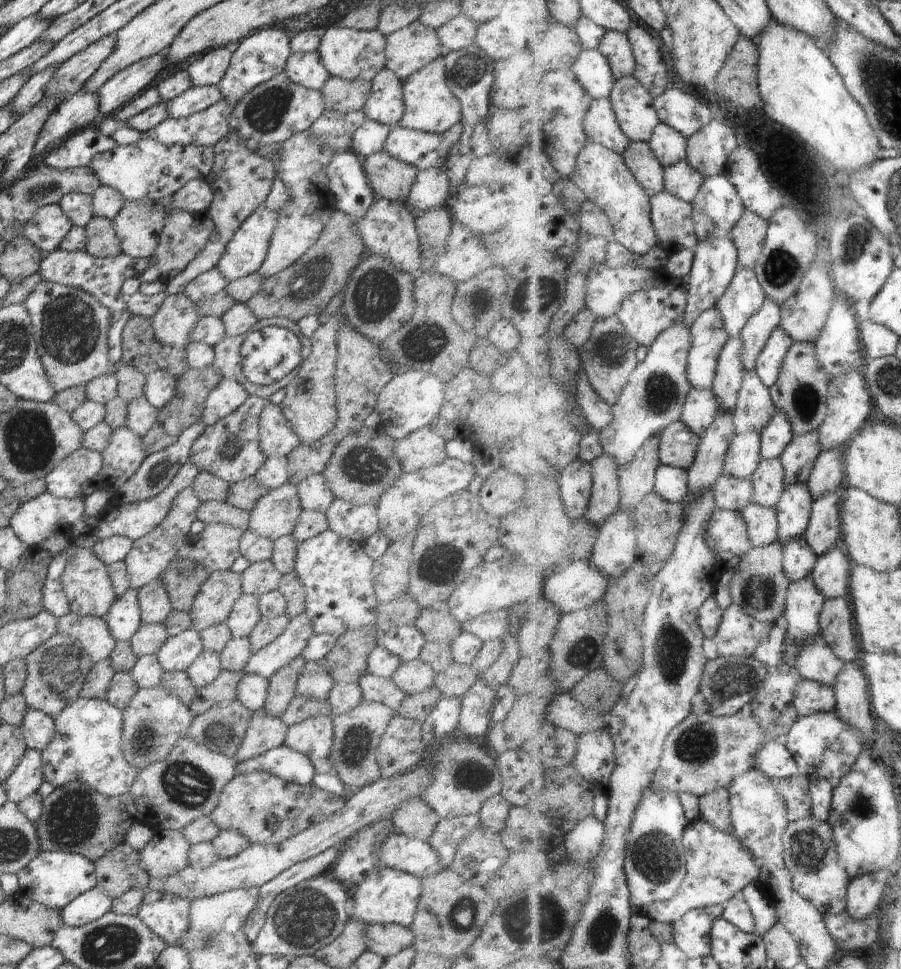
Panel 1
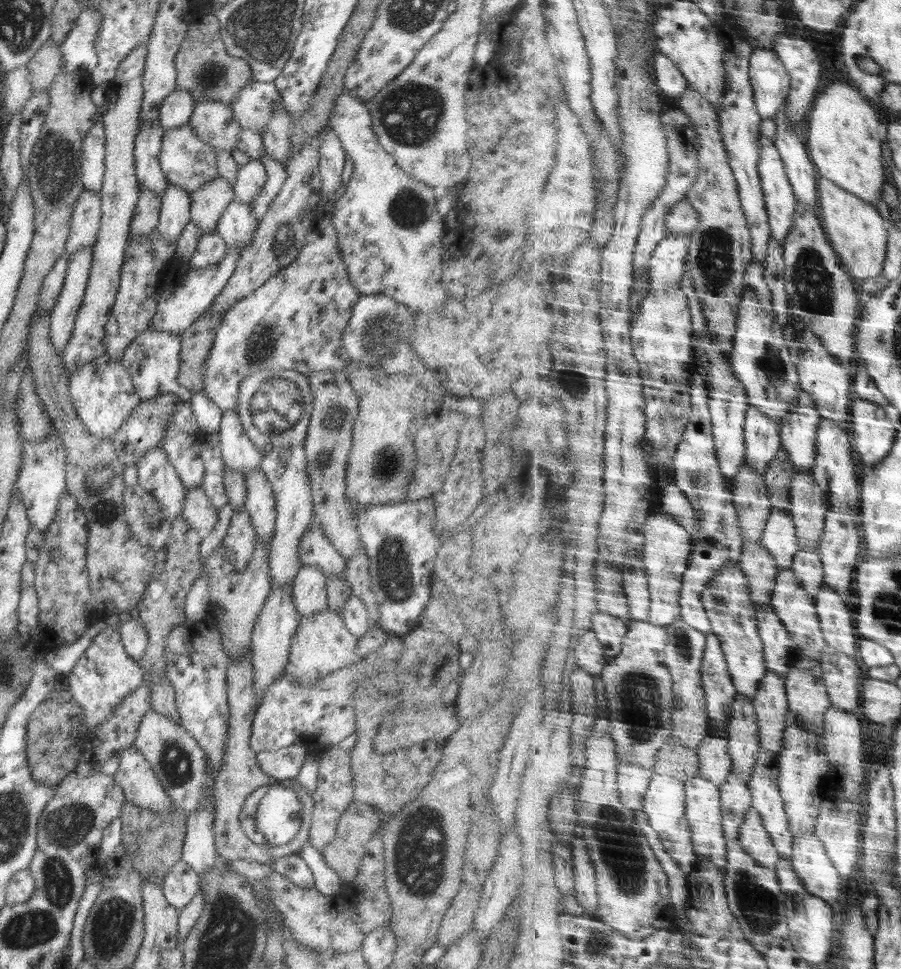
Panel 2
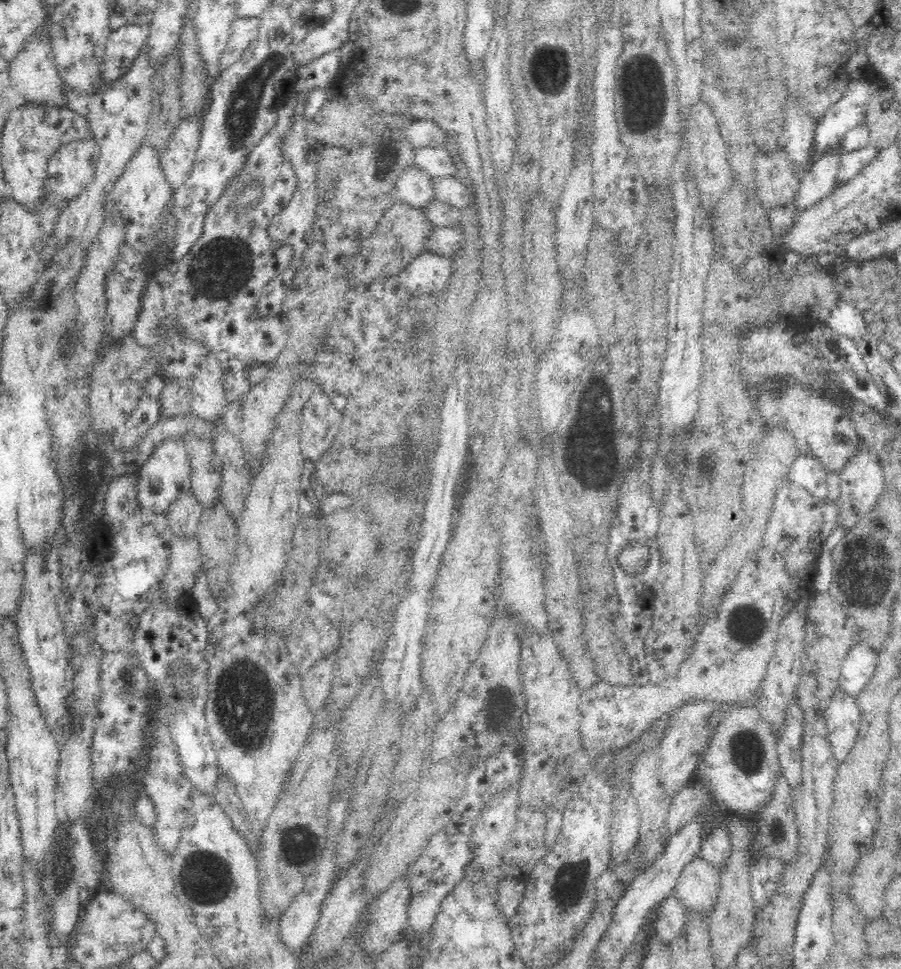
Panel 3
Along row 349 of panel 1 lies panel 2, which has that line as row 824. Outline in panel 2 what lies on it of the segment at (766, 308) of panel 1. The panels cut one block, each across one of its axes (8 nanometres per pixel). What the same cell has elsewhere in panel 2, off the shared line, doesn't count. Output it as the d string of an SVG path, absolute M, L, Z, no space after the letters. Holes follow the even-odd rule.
M752 808L747 814L747 821L741 829L740 842L748 848L748 852L754 858L760 858L764 866L771 869L778 868L780 852L775 845L775 838L764 824L763 814L758 809Z

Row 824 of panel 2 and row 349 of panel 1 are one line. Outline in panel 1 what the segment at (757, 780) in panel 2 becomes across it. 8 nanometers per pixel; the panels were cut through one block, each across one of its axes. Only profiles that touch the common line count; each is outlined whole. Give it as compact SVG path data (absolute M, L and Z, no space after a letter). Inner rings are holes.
M782 327L768 341L767 347L759 358L757 372L760 378L770 387L779 383L788 352L794 346L795 340Z

